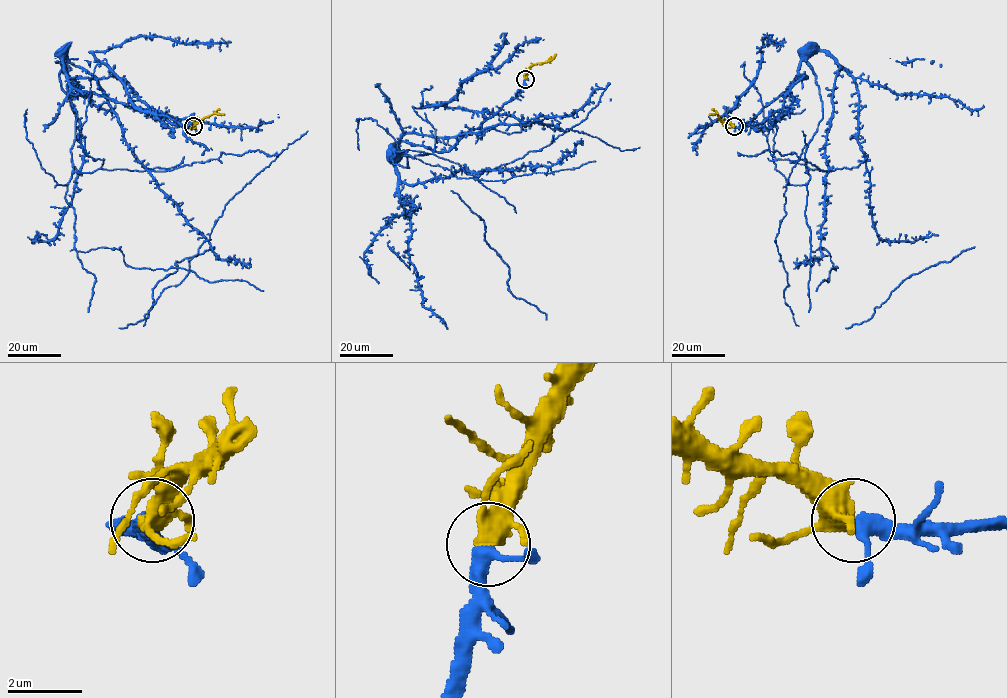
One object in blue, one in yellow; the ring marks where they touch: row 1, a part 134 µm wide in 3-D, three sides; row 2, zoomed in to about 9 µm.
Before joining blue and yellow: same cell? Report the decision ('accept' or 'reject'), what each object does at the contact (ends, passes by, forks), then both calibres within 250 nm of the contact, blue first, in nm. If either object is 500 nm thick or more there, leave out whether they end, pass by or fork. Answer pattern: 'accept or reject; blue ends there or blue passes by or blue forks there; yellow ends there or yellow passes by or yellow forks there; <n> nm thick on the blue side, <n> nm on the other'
accept; blue passes by; yellow forks there; 360 nm thick on the blue side, 360 nm on the other

